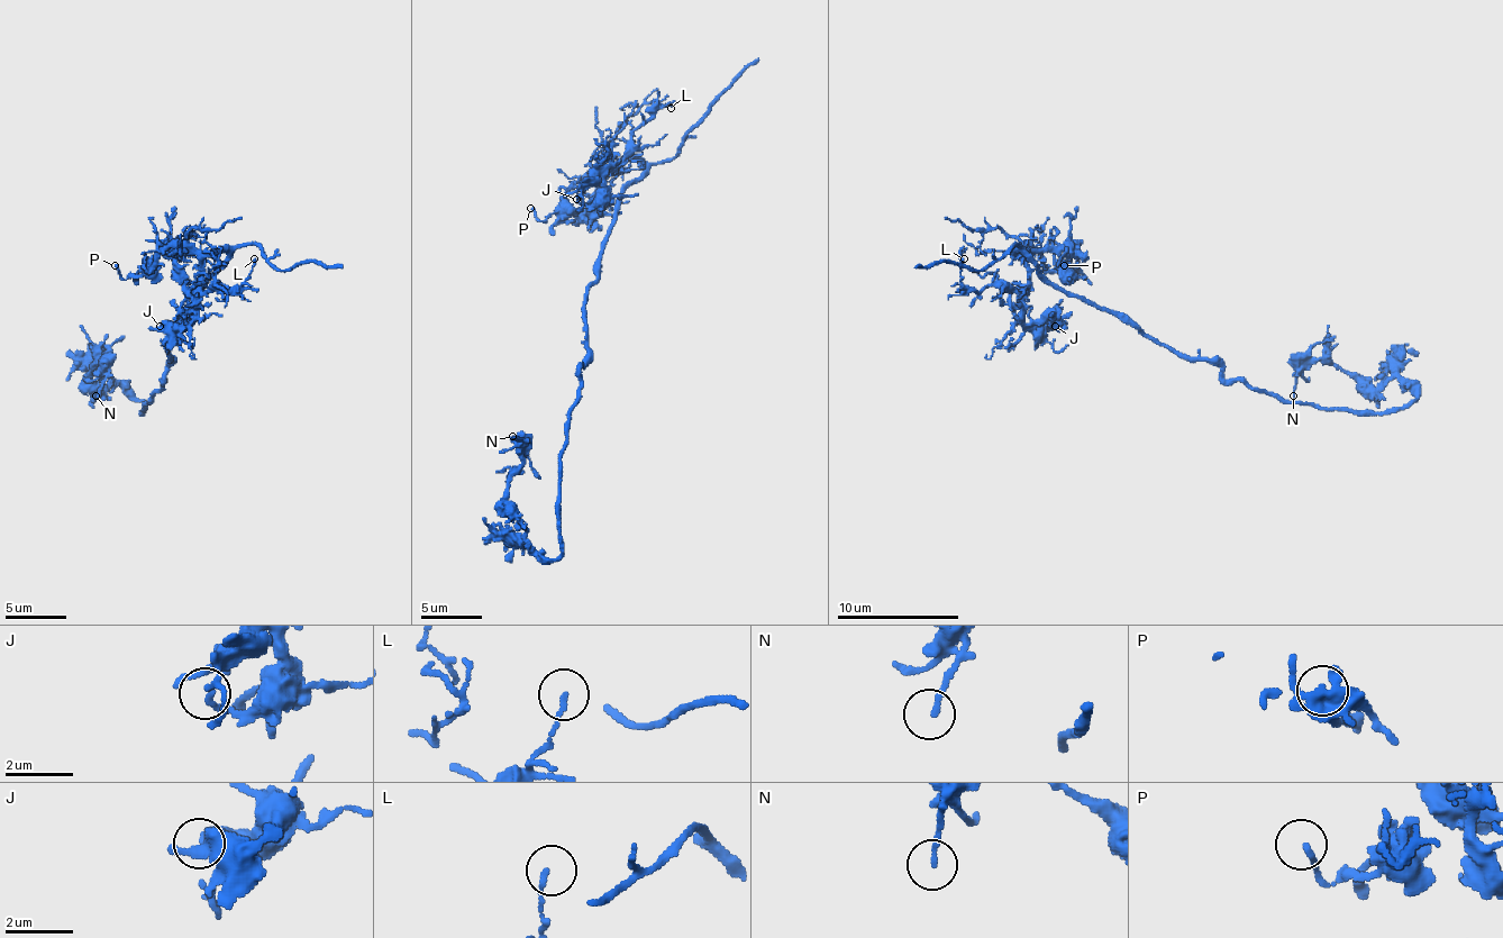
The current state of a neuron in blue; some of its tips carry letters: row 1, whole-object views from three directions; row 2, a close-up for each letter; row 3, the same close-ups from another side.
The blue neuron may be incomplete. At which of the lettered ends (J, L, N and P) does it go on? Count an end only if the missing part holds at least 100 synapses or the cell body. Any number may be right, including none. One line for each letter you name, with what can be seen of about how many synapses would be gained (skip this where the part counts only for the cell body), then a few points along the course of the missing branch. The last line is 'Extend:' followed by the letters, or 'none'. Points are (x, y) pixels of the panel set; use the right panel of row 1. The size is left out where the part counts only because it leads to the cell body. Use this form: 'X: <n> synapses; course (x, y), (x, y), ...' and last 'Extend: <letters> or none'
Extend: none

